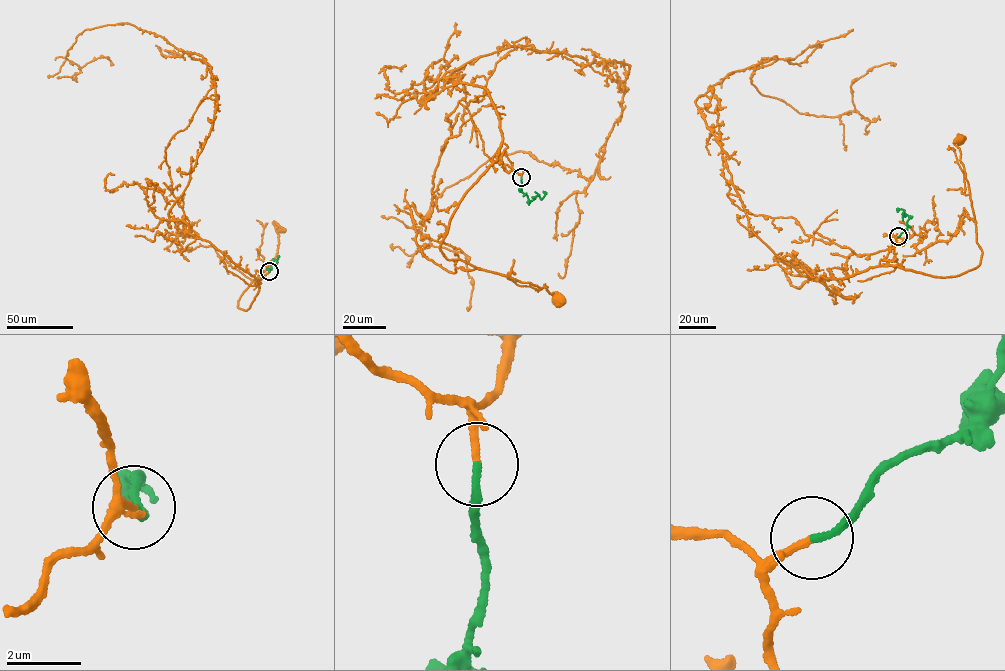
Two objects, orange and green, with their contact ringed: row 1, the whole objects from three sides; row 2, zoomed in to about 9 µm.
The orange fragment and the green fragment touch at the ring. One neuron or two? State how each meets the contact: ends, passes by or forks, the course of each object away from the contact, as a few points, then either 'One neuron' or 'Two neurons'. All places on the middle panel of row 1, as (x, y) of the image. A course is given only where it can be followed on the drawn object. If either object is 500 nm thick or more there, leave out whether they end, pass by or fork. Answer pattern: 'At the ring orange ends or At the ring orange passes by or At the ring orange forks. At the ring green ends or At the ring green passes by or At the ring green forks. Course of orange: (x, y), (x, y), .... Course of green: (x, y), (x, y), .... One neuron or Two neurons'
At the ring orange ends. At the ring green ends. Course of orange: (521, 177), (499, 163), (507, 147), (502, 144), (453, 214), (440, 249), (447, 259), (545, 287), (557, 302). Course of green: (521, 177), (521, 191), (530, 201), (538, 196), (542, 198), (543, 191). One neuron

